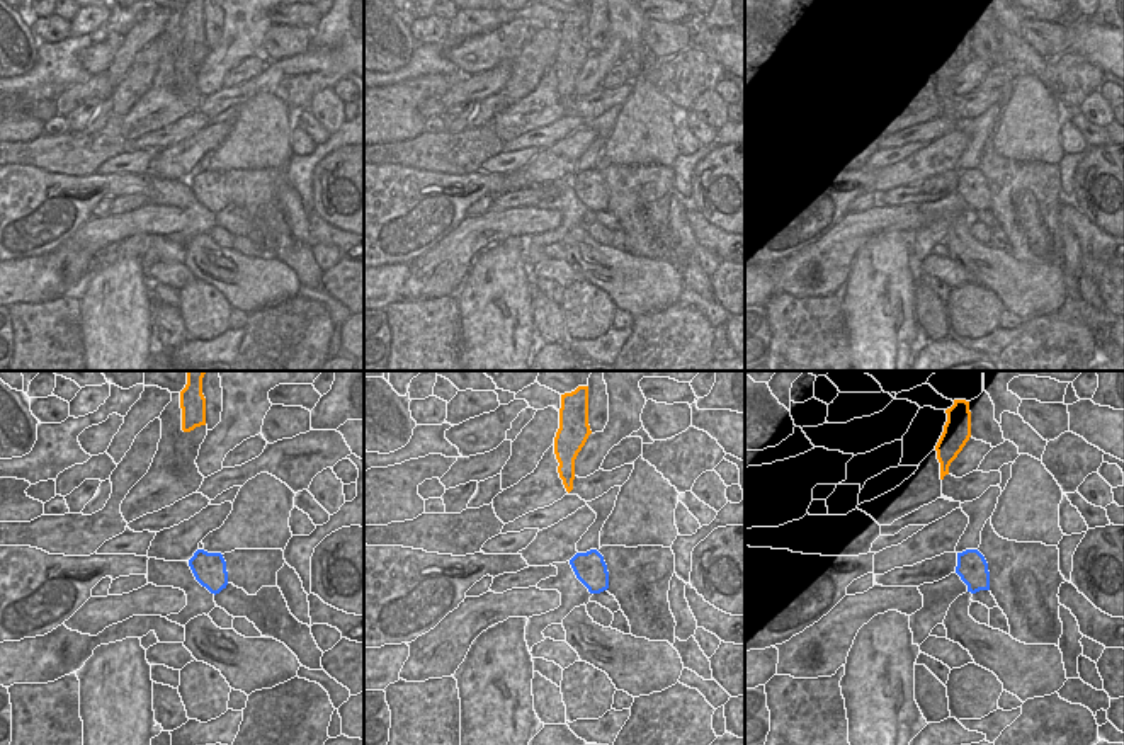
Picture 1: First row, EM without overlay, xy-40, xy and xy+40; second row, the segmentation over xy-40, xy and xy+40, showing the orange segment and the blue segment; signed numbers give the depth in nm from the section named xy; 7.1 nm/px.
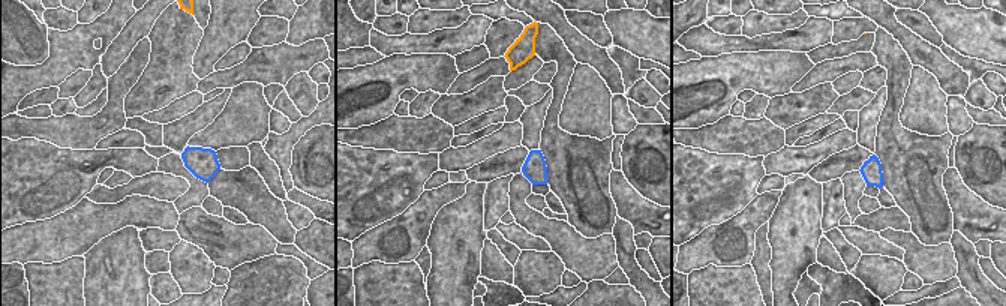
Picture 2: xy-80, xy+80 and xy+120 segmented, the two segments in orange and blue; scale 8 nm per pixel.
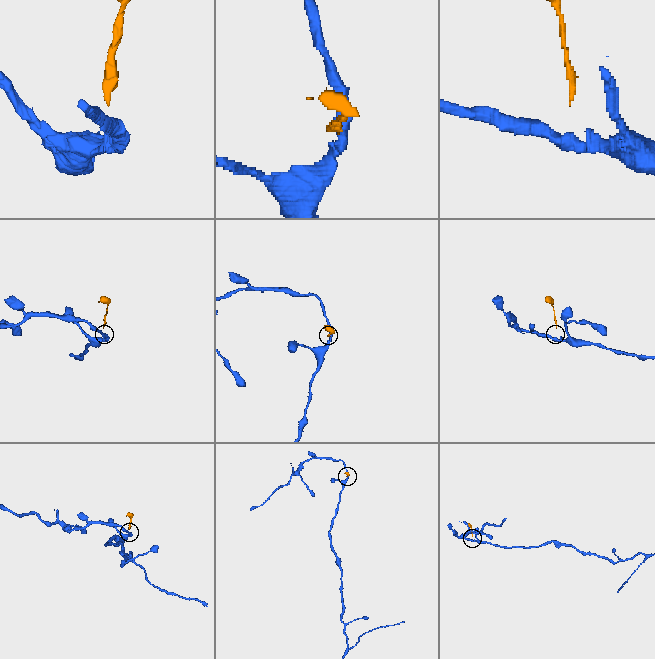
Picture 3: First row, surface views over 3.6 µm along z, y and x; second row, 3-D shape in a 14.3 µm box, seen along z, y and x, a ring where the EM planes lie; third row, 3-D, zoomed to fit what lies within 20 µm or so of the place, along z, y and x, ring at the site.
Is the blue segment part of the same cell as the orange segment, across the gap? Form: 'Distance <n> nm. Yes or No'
Distance 440 nm. Yes.

